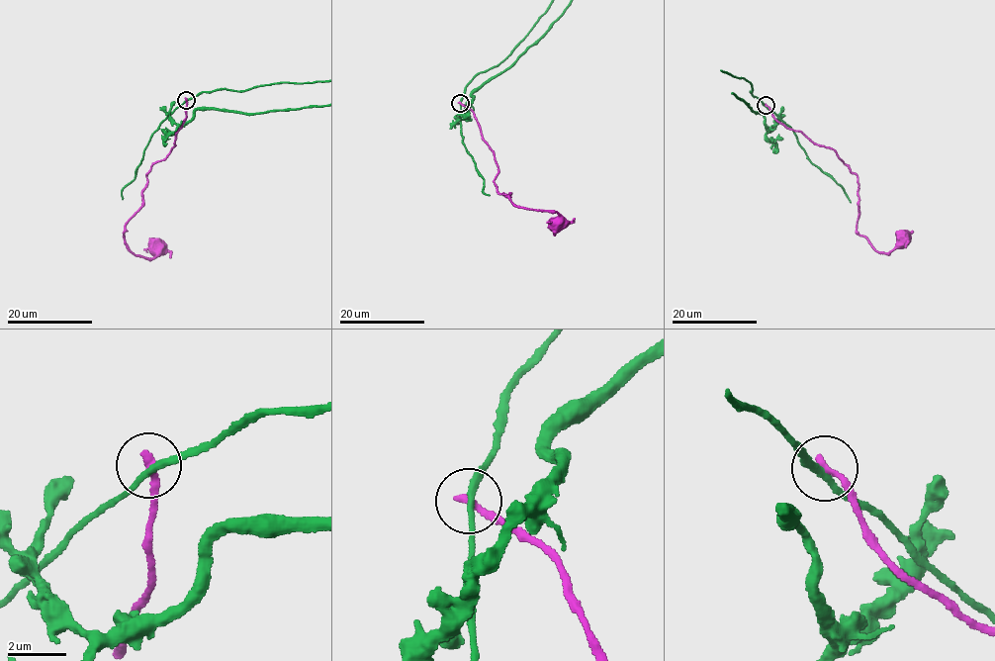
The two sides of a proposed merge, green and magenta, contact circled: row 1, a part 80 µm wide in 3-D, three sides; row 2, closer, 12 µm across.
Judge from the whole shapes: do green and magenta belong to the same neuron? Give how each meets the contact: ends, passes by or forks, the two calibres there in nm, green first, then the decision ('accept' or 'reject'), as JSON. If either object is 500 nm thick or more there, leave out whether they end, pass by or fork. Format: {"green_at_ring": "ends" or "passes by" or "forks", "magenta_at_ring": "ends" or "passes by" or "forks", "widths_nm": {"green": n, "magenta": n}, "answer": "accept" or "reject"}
{"green_at_ring": "passes by", "magenta_at_ring": "ends", "widths_nm": {"green": 240, "magenta": 300}, "answer": "reject"}

